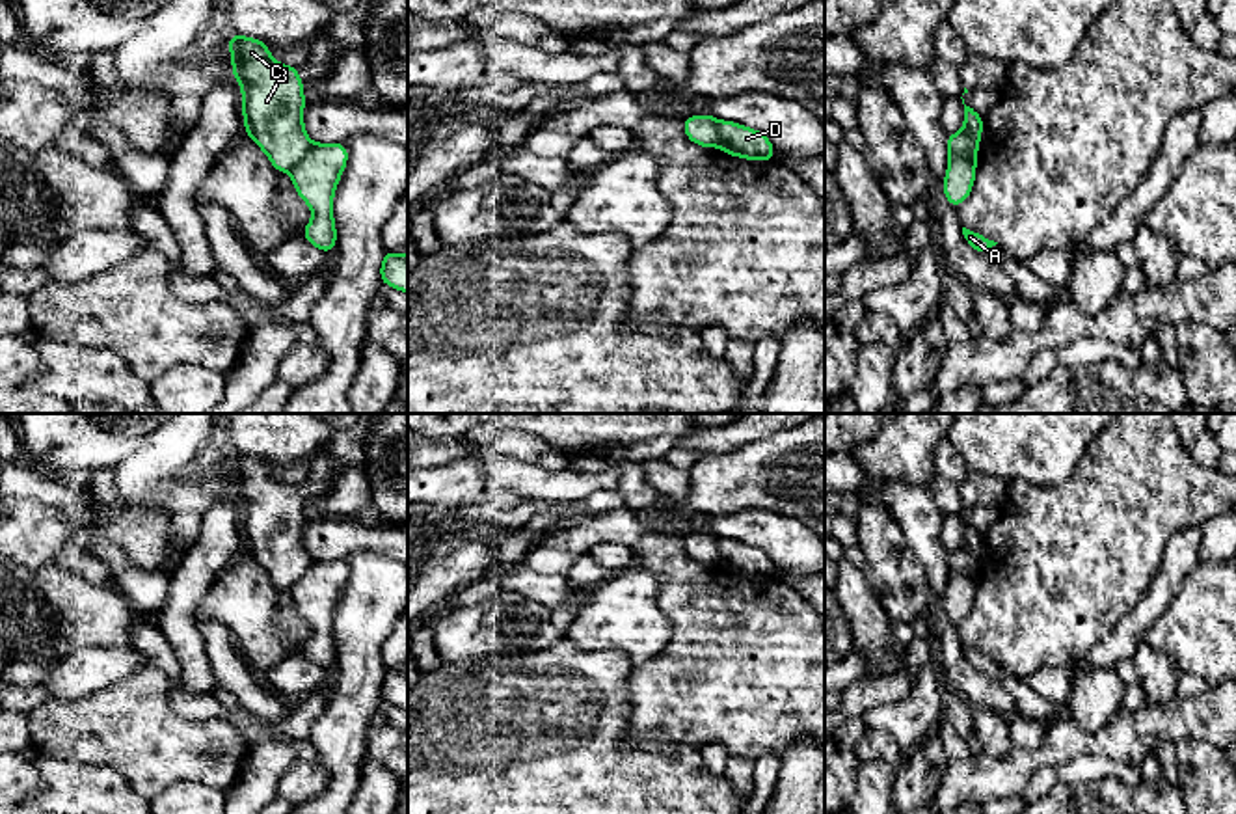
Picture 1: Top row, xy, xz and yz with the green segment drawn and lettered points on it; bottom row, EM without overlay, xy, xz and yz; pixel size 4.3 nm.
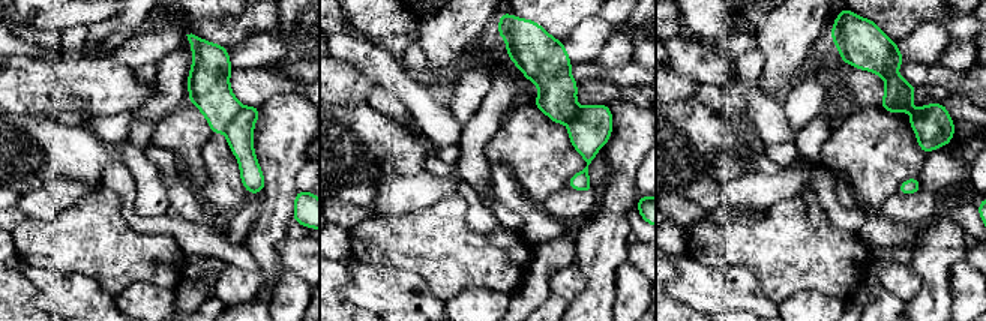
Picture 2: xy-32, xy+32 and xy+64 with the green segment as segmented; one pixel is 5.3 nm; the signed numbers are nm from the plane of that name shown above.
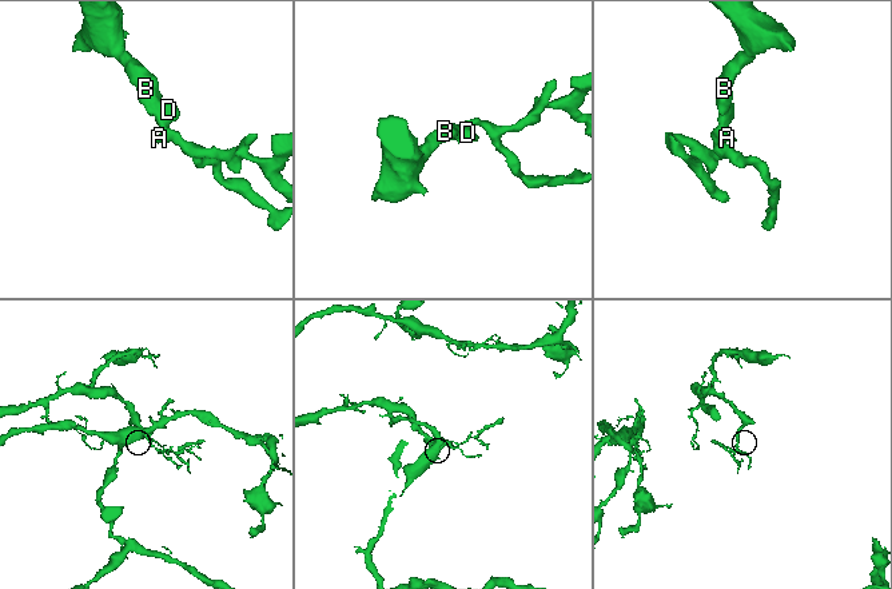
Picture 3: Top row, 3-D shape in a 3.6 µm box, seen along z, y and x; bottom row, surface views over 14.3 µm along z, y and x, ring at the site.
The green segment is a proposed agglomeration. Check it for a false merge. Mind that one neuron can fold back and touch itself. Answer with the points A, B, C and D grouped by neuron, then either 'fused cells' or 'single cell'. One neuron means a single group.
groups A D / B C; fused cells

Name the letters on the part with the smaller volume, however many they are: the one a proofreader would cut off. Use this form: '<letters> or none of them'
A, D

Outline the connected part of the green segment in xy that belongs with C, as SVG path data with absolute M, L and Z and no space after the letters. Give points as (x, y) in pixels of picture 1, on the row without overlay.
M244 453L227 454L233 492L242 505L249 553L277 589L292 589L311 566L303 546L303 501L296 484L270 473L268 462Z

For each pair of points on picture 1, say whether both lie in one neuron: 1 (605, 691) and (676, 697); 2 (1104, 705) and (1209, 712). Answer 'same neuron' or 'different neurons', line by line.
1: different neurons
2: different neurons

